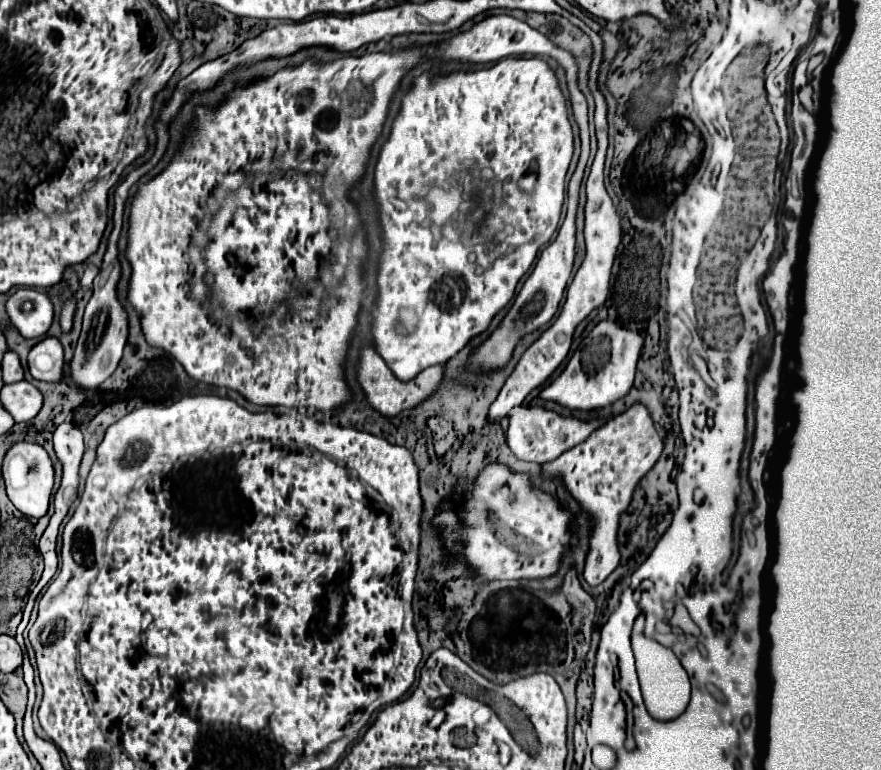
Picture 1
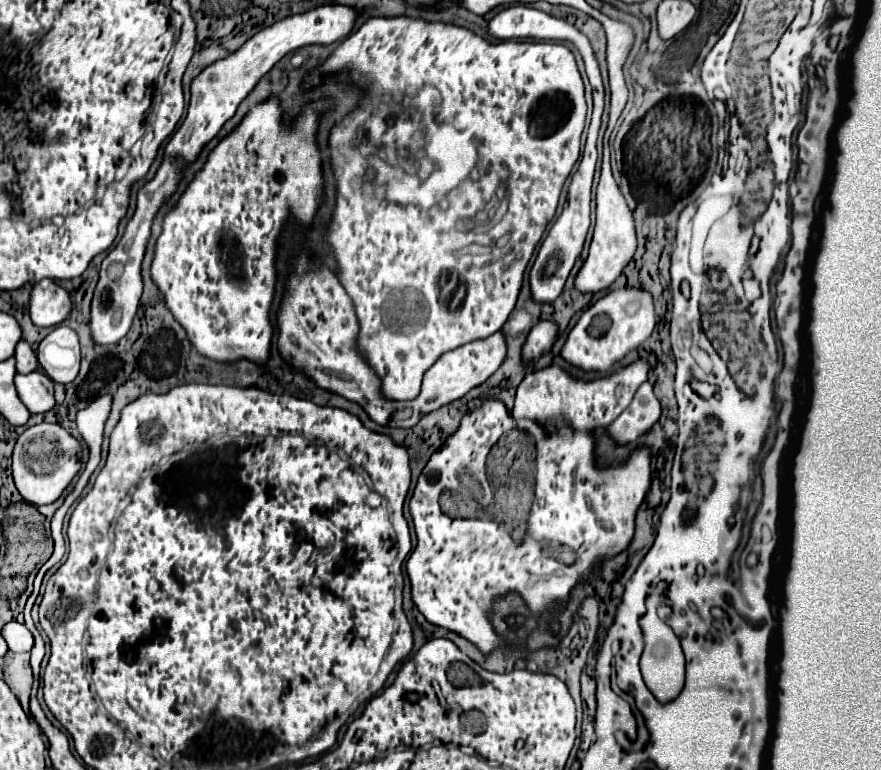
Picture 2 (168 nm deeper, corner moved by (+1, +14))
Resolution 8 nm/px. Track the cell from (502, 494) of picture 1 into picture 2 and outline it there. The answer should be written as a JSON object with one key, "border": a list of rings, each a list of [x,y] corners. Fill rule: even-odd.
{"border":[[[485,399],[481,407],[463,415],[459,429],[431,455],[409,501],[417,533],[417,547],[407,561],[411,599],[431,625],[465,637],[483,655],[507,645],[489,621],[493,603],[507,593],[521,595],[533,615],[553,615],[549,627],[557,635],[559,621],[555,615],[567,607],[571,591],[591,579],[591,573],[599,575],[605,561],[631,545],[635,515],[649,487],[649,447],[639,445],[623,461],[597,465],[593,431],[577,431],[567,419],[557,421],[555,431],[547,431],[537,421],[513,419],[503,401]],[[517,425],[527,425],[533,431],[537,449],[535,499],[525,525],[527,531],[521,537],[513,537],[507,525],[489,523],[493,519],[461,519],[455,507],[455,503],[489,505],[493,501],[485,475],[487,455],[501,439],[501,429],[507,431]]]}

